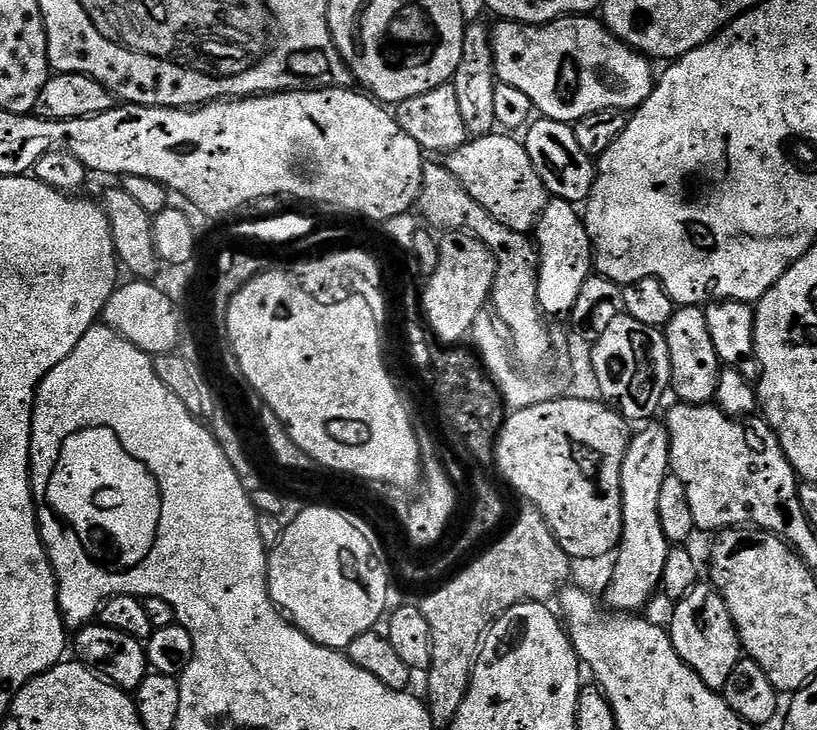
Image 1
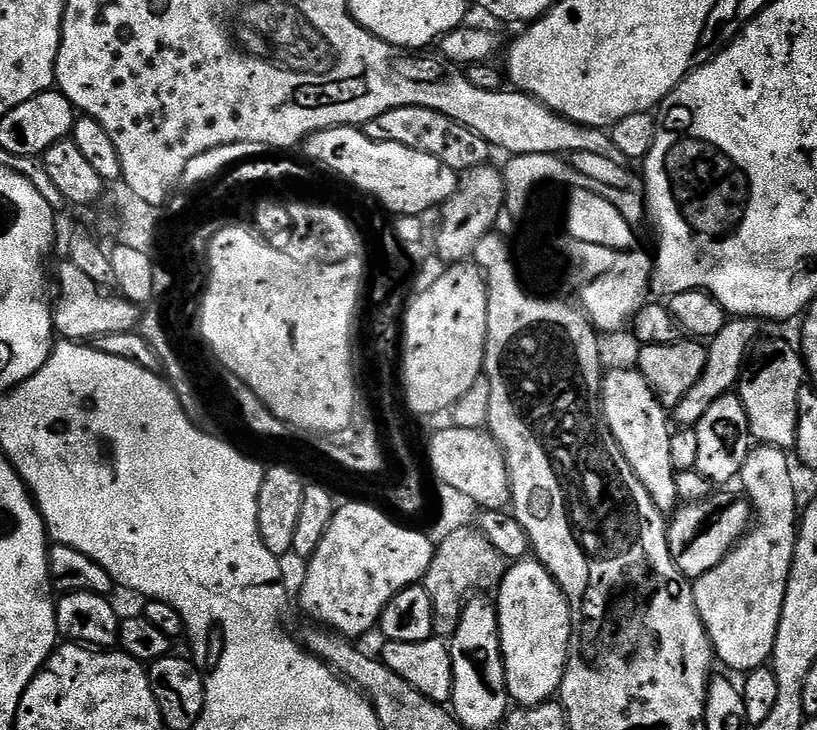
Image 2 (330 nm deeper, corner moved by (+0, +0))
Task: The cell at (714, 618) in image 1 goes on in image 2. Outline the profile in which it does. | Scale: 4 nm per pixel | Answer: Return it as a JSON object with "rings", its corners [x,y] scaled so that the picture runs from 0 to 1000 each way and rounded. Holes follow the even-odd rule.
{"rings":[[[930,608],[922,612],[916,621],[913,633],[908,638],[903,653],[905,662],[911,662],[909,678],[918,686],[923,703],[923,716],[919,719],[918,727],[912,733],[911,738],[892,756],[889,766],[879,775],[874,775],[874,781],[865,784],[863,789],[851,790],[847,812],[849,814],[849,825],[854,841],[862,853],[862,862],[867,870],[867,877],[871,881],[871,890],[878,905],[881,904],[891,915],[897,915],[905,923],[914,923],[922,921],[925,915],[936,914],[944,905],[945,892],[947,890],[947,874],[952,868],[952,852],[957,847],[957,825],[962,819],[962,803],[965,801],[965,788],[969,779],[969,766],[972,764],[972,753],[974,752],[974,730],[977,727],[977,696],[974,701],[974,663],[969,659],[969,641],[965,637],[966,621],[957,614],[949,614],[941,608]]]}

